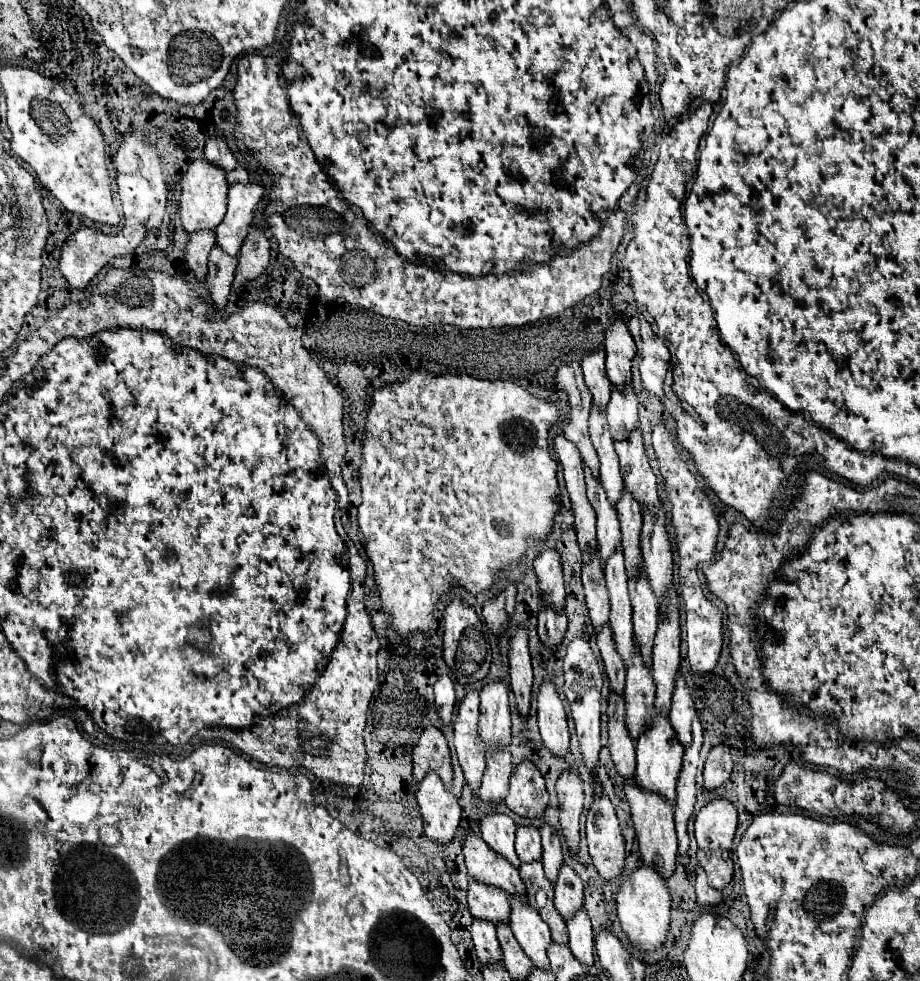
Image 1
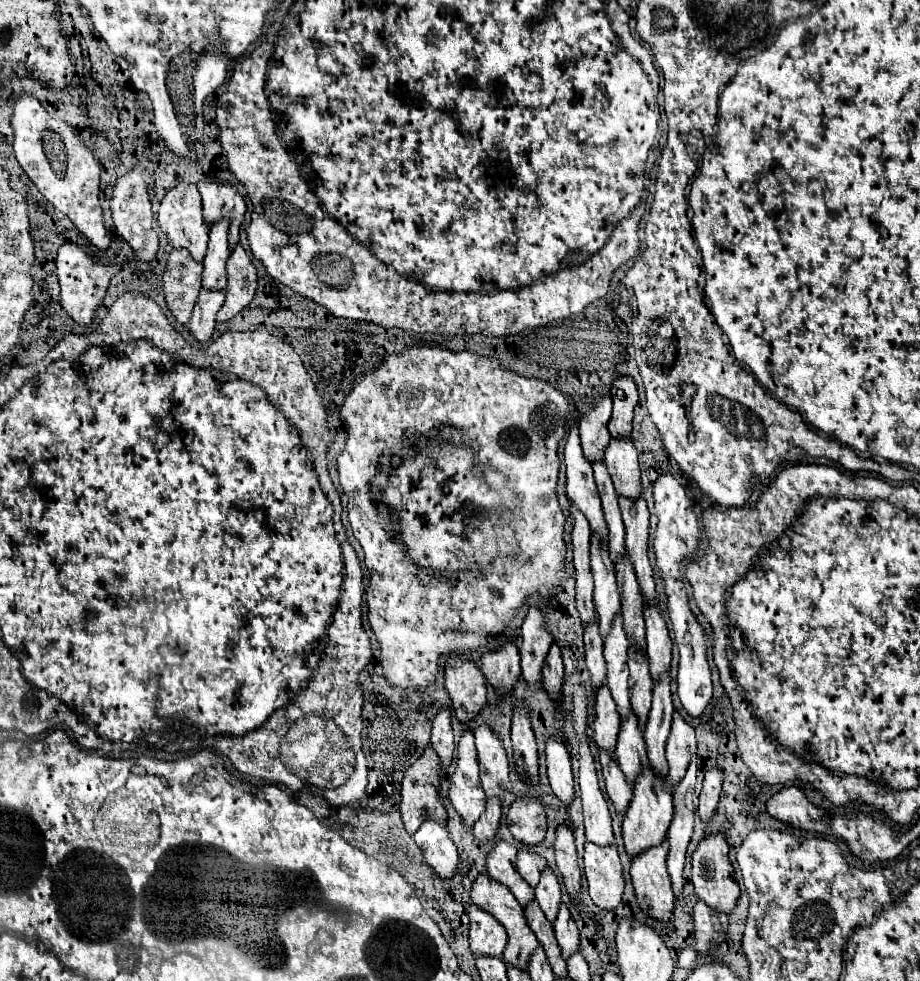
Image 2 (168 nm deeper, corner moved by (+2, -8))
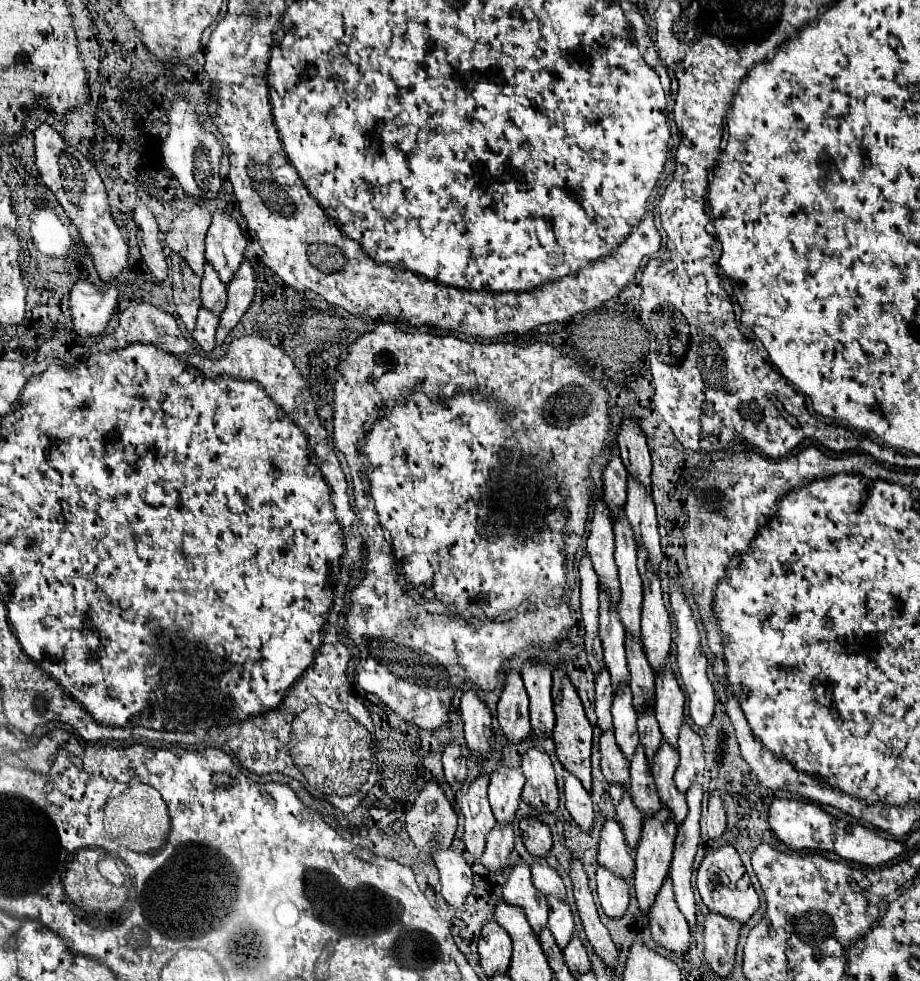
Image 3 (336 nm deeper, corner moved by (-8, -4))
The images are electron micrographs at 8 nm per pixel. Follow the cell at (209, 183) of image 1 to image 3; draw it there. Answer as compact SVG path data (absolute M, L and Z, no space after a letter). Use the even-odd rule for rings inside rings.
M196 202L190 208L178 212L170 224L170 230L166 232L166 244L172 248L172 252L180 254L198 276L202 276L206 264L204 240L208 224L210 212L206 204Z

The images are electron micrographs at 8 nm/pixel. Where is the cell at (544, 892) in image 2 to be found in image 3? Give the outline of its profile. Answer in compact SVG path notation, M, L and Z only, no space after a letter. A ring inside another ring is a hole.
M548 896L548 906L550 906L548 928L552 930L556 944L560 948L564 948L564 944L568 944L568 940L572 938L572 932L574 932L574 916L564 898Z

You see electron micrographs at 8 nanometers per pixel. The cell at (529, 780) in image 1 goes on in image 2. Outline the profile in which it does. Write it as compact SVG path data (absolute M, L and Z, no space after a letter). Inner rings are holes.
M520 798L508 810L508 828L512 836L528 846L536 846L546 834L546 814L540 800Z

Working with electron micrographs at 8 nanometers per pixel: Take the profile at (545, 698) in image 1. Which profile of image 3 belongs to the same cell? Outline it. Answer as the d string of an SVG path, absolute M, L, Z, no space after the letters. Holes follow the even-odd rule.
M570 772L564 778L564 796L566 796L566 808L568 808L570 816L576 820L576 824L582 830L590 830L592 828L592 820L594 820L590 794L580 784L580 780Z

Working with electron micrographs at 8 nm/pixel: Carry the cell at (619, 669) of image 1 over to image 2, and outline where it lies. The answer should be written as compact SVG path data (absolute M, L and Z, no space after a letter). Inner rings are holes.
M602 686L596 694L596 706L594 706L594 742L598 750L606 750L610 756L614 754L616 748L616 738L618 738L618 728L620 728L620 716L618 708L610 696L608 686Z

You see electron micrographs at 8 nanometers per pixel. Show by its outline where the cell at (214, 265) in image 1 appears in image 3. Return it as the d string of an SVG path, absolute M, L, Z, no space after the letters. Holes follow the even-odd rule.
M200 308L198 312L198 322L196 322L196 330L192 332L192 338L200 344L200 348L204 352L210 352L216 346L216 328L218 328L218 320L220 316L216 312L208 312L208 308Z

